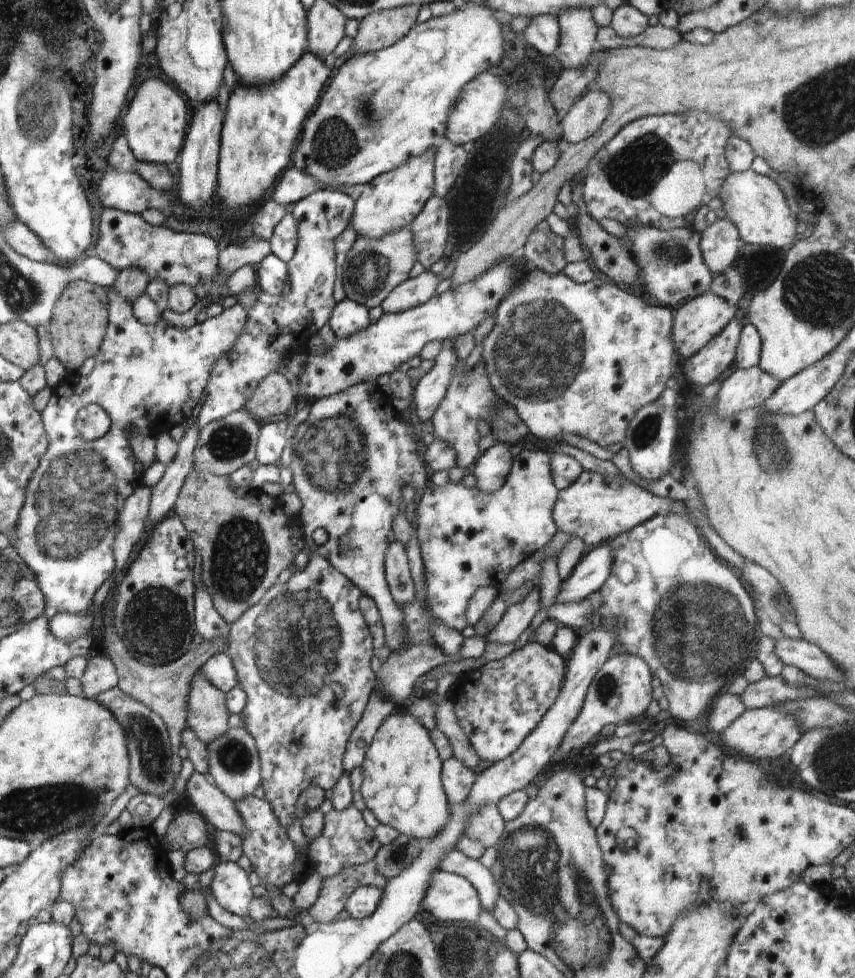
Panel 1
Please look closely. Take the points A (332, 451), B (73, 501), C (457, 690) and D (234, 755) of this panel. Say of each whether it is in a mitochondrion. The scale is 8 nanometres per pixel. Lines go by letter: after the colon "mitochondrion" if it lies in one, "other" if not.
A: mitochondrion
B: mitochondrion
C: other
D: mitochondrion

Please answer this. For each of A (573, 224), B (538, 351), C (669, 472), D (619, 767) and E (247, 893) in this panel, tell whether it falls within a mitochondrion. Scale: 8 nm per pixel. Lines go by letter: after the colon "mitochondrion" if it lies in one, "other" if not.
A: other
B: mitochondrion
C: other
D: other
E: other

